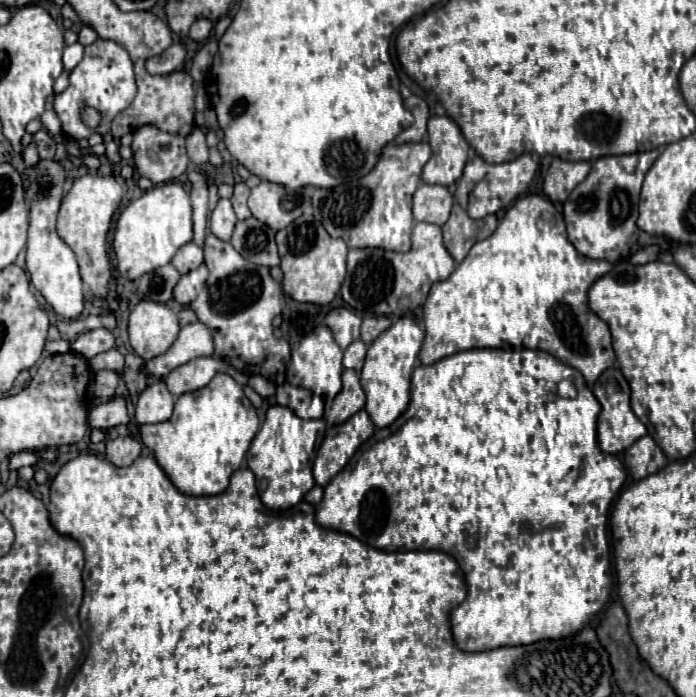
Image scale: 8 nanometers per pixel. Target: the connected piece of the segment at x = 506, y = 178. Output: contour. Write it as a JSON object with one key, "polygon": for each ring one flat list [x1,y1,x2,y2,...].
{"polygon":[[523,154,511,162,503,164,487,164,483,158,475,156,465,164,463,176,457,180,455,200,471,218,485,218,487,214,495,214,501,208,507,208,519,194,523,194,537,172,537,160,531,154]]}

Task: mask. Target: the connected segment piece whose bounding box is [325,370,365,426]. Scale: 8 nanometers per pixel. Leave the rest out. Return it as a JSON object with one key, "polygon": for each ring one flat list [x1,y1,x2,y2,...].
{"polygon":[[343,370,343,390,334,398,331,407,325,412,325,419,331,426,345,422,349,416,365,406,365,392,355,370]]}

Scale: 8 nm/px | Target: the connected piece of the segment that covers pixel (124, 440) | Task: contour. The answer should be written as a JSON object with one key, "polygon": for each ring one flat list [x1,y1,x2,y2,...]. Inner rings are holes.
{"polygon":[[119,436,115,440,107,440,105,458,113,462,113,466,119,468,131,466,139,454,141,454,141,444,131,436]]}

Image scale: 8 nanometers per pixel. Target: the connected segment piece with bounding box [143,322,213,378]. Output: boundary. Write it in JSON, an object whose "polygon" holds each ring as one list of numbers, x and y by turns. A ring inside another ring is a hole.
{"polygon":[[201,322,187,324,185,328,181,328,177,342,173,342,173,346,165,354,147,360,143,364,143,372,157,376,157,378,165,378,173,368,177,368,197,356,213,356,211,332]]}

